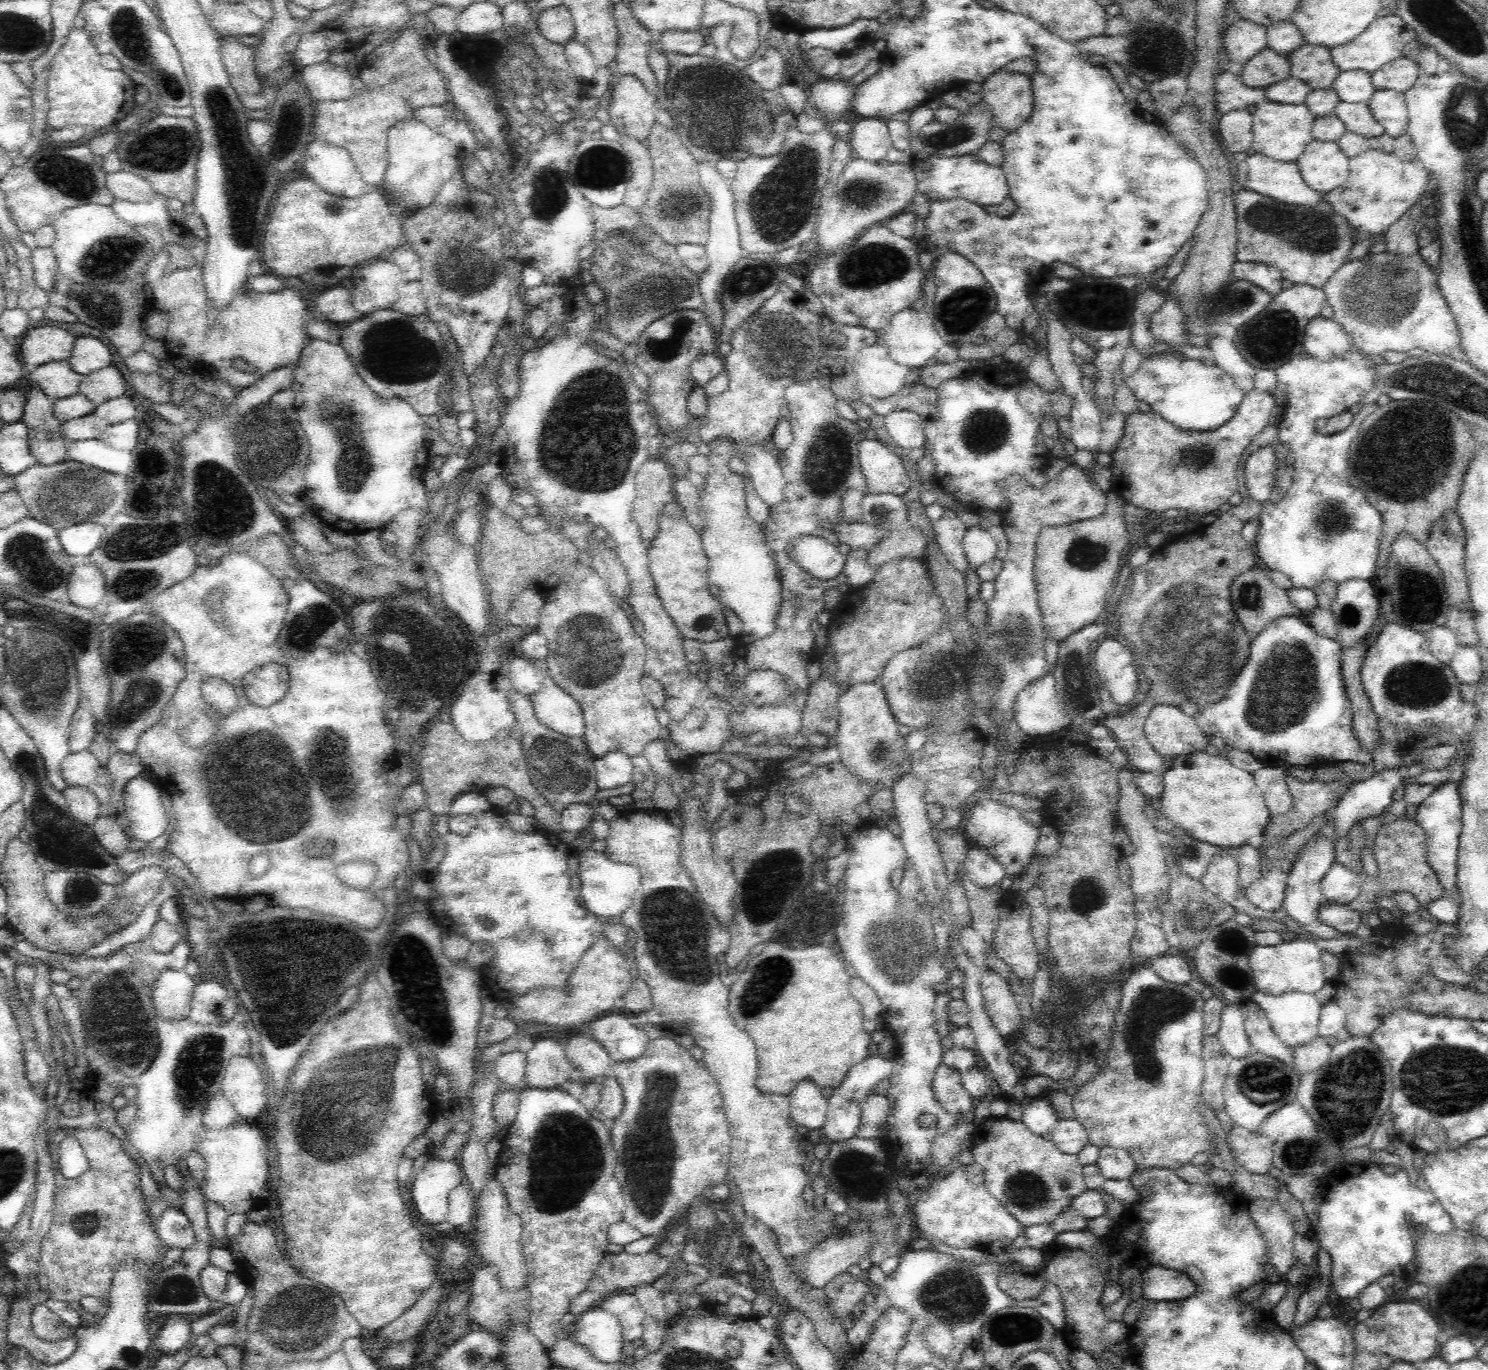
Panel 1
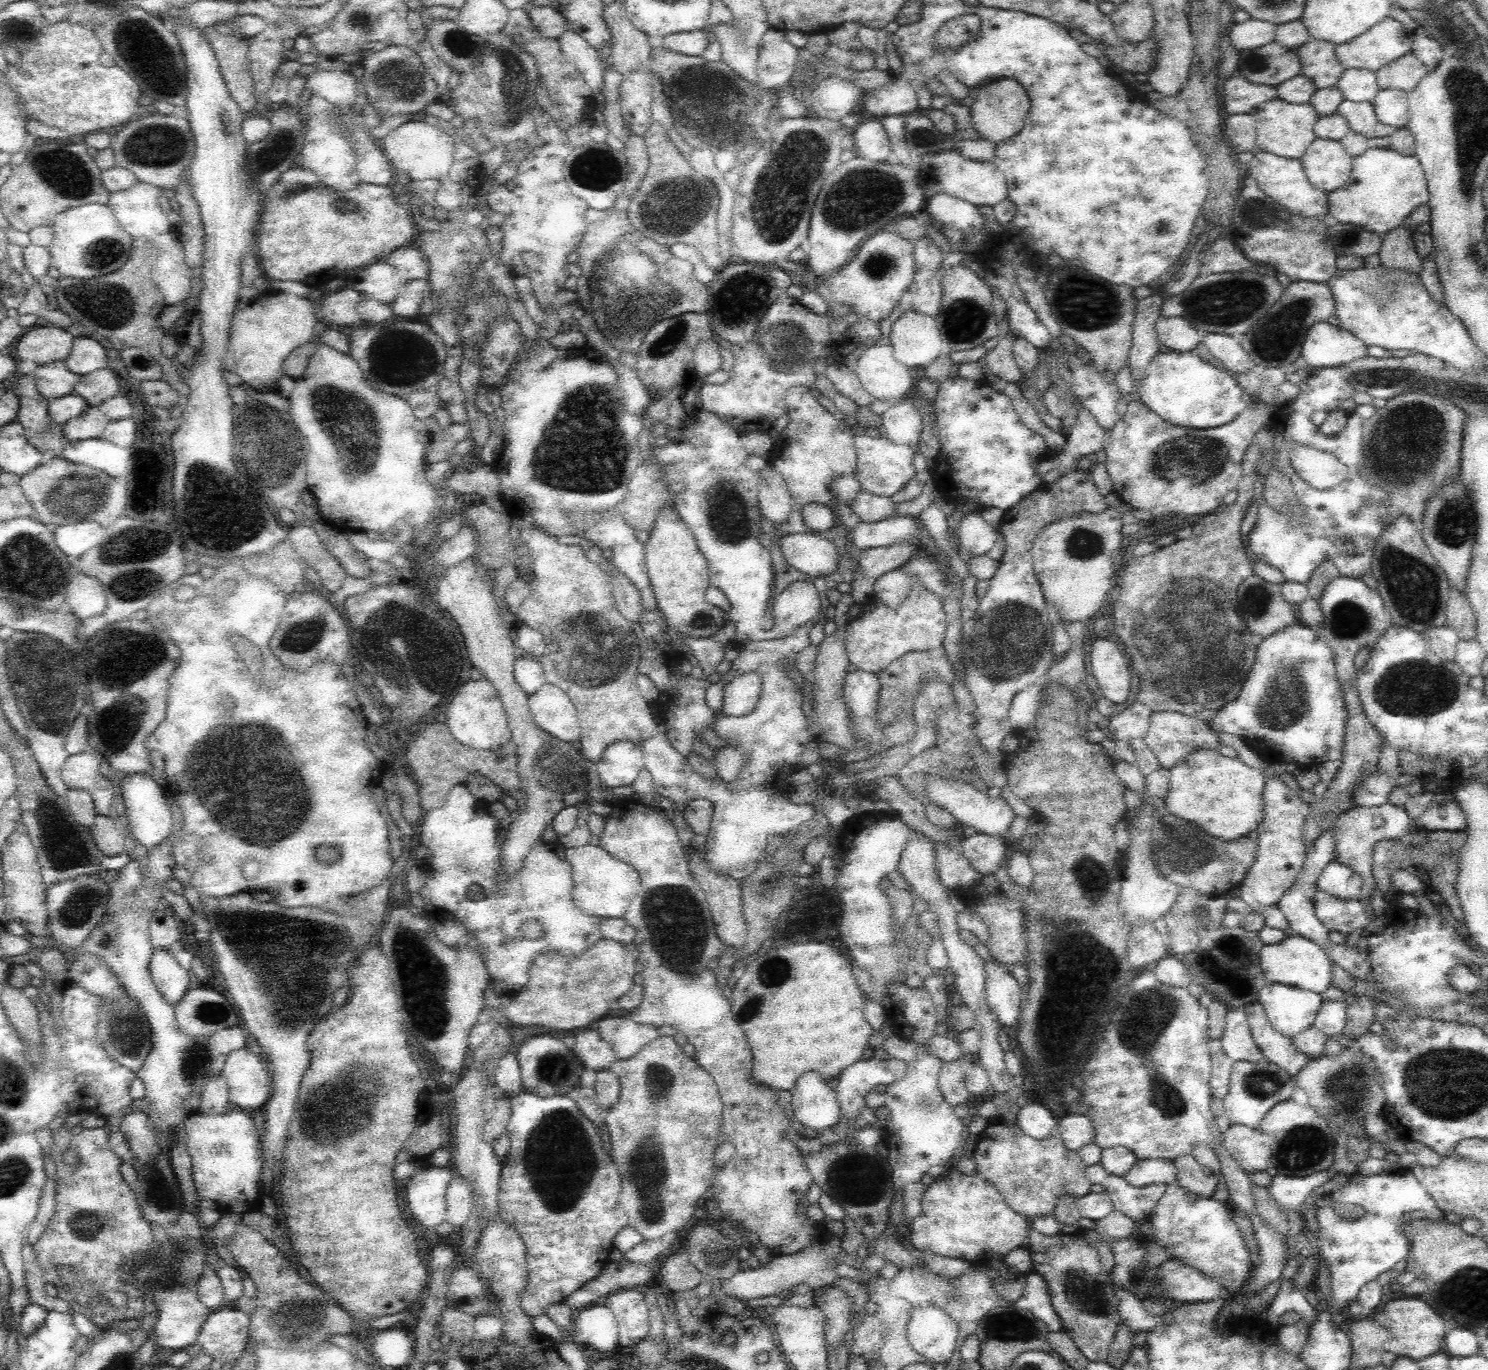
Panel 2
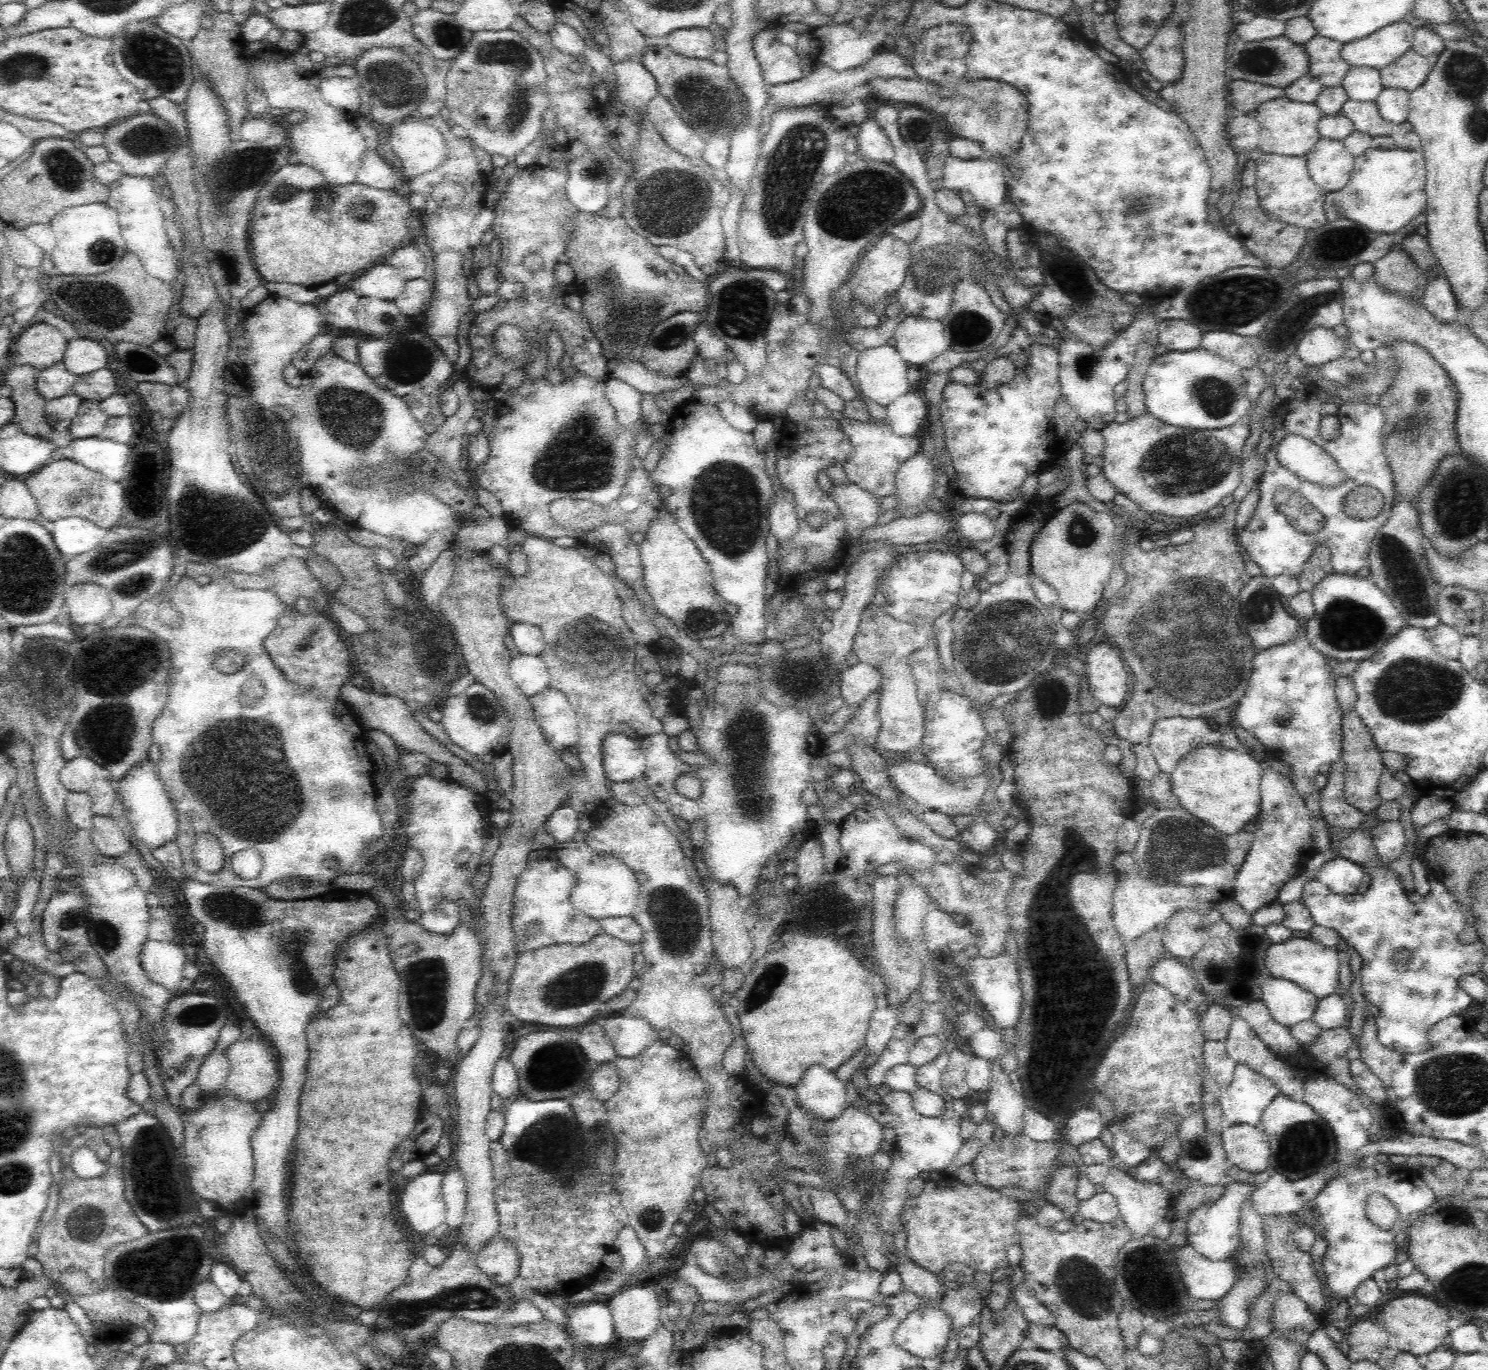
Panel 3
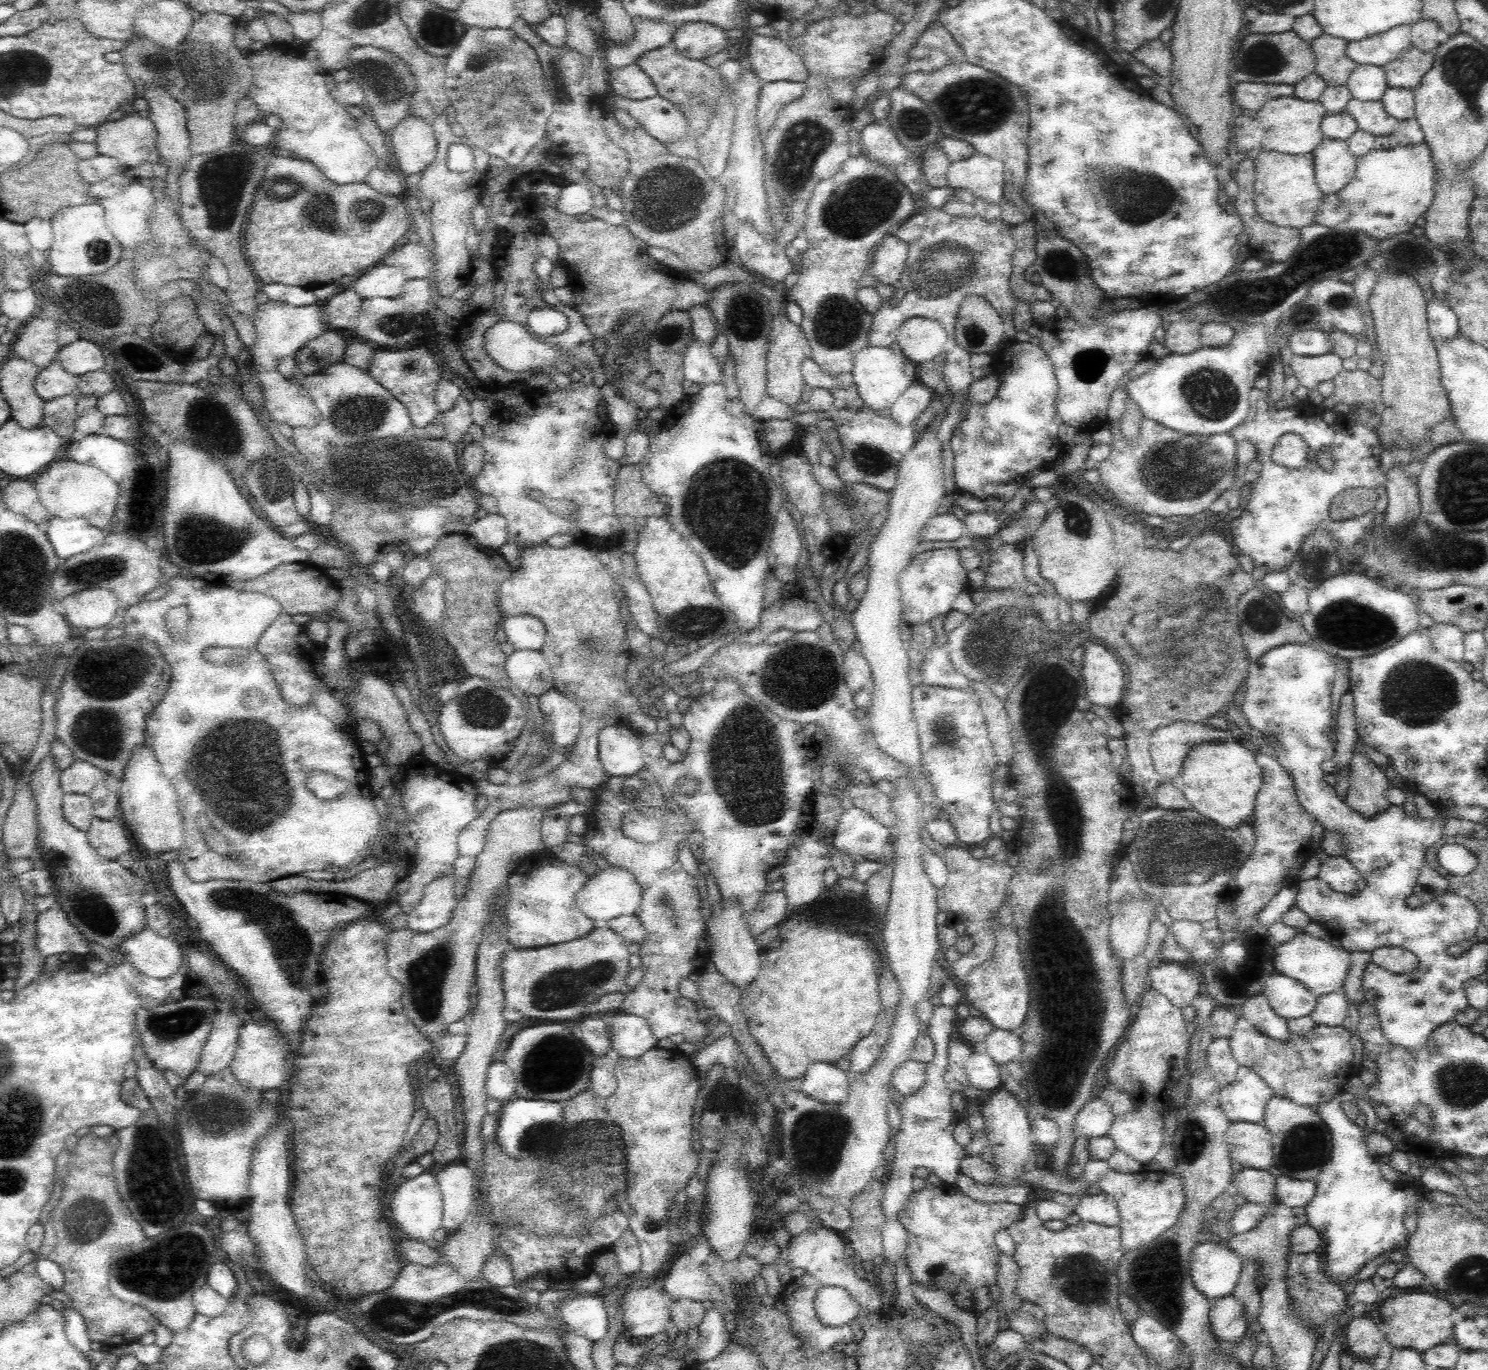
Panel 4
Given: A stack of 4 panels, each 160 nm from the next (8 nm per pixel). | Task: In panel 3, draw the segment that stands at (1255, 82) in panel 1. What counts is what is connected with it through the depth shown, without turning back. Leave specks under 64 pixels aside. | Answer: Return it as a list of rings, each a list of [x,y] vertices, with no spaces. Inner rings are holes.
[[[1286,36],[1248,42],[1246,50],[1242,52],[1242,60],[1238,62],[1238,68],[1244,72],[1243,80],[1279,88],[1285,88],[1309,74],[1309,66],[1310,57],[1304,46],[1294,43]]]

